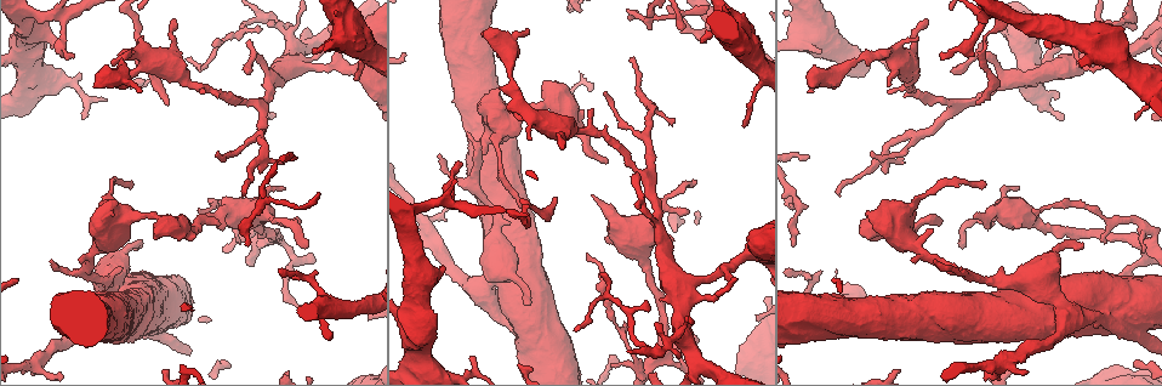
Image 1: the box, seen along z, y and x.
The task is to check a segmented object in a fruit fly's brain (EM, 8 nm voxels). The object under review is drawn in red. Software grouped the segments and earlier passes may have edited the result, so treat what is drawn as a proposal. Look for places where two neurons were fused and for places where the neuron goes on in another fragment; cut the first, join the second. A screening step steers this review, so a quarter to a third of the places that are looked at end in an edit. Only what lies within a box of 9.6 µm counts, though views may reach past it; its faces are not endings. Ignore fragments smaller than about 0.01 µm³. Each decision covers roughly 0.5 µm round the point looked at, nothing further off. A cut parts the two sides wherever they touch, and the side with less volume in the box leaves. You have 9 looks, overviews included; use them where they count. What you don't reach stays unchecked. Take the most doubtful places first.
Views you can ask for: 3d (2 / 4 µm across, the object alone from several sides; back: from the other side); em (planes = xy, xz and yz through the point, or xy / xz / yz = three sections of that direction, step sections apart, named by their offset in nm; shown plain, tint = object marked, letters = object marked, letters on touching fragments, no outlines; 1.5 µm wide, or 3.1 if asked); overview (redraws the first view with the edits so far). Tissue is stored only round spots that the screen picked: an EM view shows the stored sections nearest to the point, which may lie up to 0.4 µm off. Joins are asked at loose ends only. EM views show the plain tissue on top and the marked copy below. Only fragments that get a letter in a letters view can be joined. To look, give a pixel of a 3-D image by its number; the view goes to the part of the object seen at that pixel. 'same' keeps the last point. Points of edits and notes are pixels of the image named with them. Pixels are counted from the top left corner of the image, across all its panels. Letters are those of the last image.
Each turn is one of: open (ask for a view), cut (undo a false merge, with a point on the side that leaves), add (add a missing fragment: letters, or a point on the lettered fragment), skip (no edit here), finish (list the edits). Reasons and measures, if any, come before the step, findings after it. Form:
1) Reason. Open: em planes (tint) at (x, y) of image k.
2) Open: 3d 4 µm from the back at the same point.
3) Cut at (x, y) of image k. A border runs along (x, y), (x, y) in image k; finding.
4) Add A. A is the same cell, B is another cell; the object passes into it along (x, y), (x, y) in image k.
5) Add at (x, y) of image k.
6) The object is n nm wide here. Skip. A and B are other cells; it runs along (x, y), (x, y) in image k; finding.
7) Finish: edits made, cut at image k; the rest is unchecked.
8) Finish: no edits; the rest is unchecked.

Free end. Open: em planes (letters) at (679, 356) of image 1.

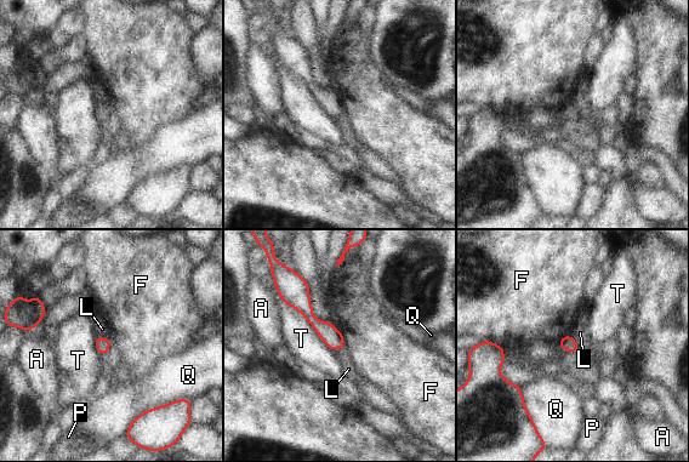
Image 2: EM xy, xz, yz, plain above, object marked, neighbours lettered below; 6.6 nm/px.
Skip. A, F, L, P, Q and T are other cells; it runs along (292, 291), (308, 315), (341, 344) in image 2; none of them fits.

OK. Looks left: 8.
Branch stops here. Open: 3d 4 µm at (133, 183) of image 1.

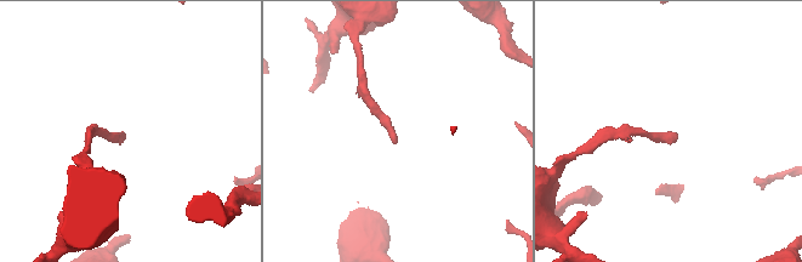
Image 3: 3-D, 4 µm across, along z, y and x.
Now the EM. Open: em planes (letters) at (397, 140) of image 3.

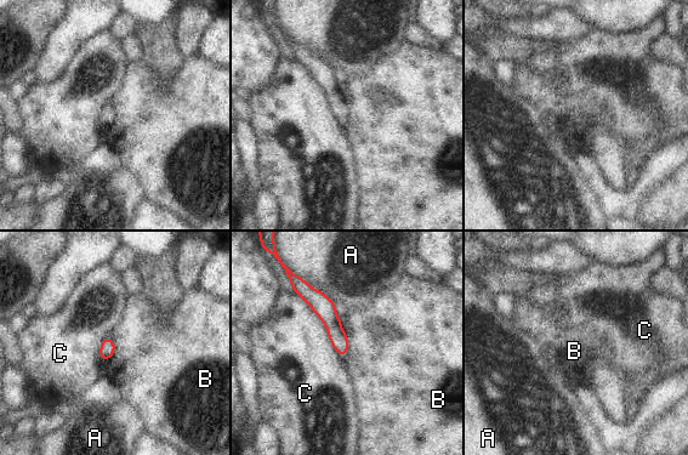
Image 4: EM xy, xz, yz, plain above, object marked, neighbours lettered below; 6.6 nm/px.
The object is 100 nm wide here. Skip. A, B and C are other cells; it runs along (301, 291), (327, 312), (342, 352) in image 4; no lettered fragment goes on from it.

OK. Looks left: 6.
Three arms meet. Open: em xy step 4 (letters) at (631, 365) of image 1.

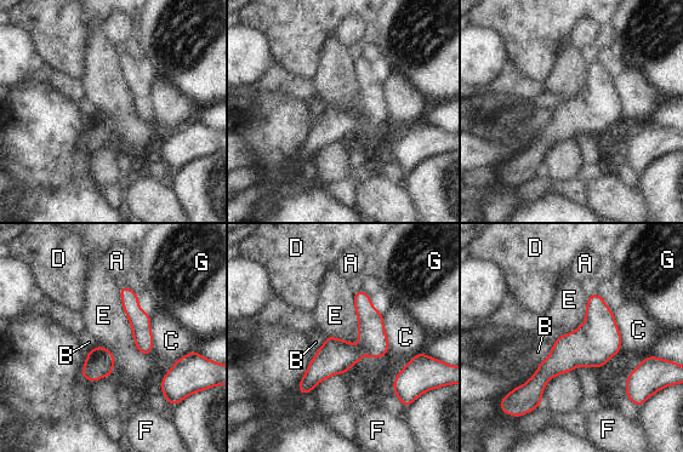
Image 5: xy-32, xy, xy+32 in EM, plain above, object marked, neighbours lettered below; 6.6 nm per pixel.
The object is 120 nm wide here. Skip. A, B, C, D, E, F and G are other cells; it runs along (596, 297), (596, 324), (528, 393) in image 5; all the same neuron.

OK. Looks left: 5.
Sudden change in width. Open: 3d 2 µm at (755, 87) of image 1.

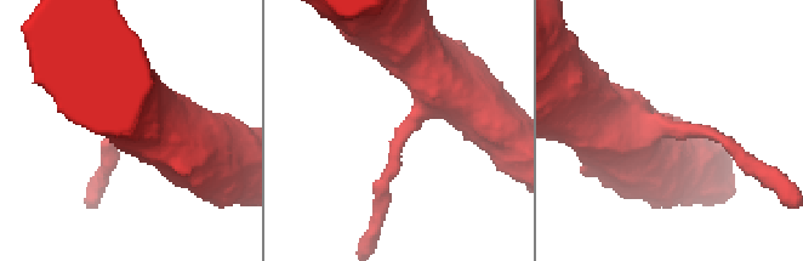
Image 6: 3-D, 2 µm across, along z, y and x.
Need the tissue. Open: em xz step 8 (tint) at (672, 126) of image 6.

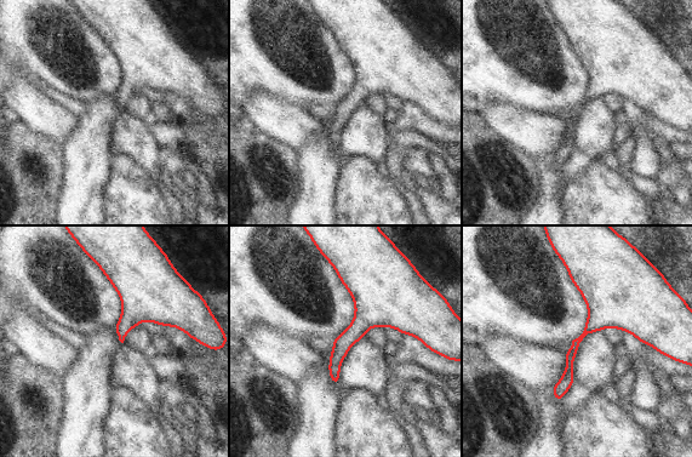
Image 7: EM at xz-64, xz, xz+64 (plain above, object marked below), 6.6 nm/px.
Open: em planes (letters) at the same point.

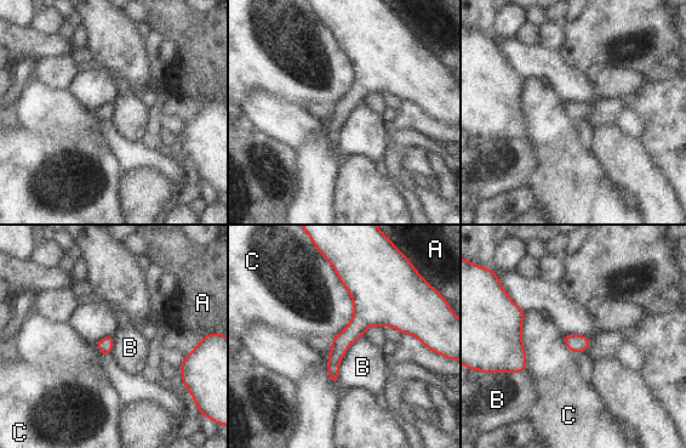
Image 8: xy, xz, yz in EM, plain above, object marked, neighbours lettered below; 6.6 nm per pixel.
Skip. A, B and C are other cells; a border runs along (362, 335), (339, 362), (337, 384) in image 8; continuous, no second neuron.

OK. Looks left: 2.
Finish: no edits; the rest is unchecked.

